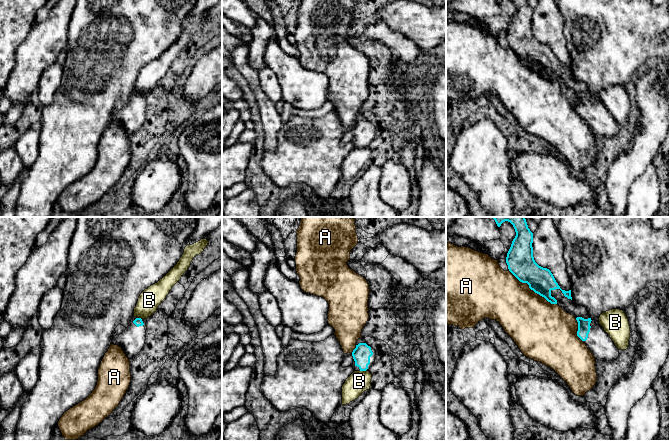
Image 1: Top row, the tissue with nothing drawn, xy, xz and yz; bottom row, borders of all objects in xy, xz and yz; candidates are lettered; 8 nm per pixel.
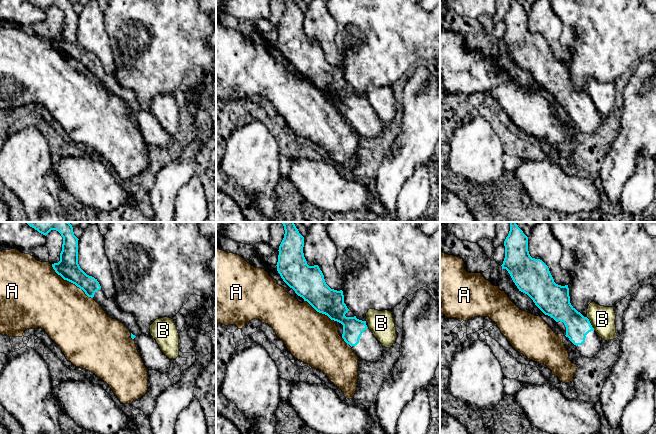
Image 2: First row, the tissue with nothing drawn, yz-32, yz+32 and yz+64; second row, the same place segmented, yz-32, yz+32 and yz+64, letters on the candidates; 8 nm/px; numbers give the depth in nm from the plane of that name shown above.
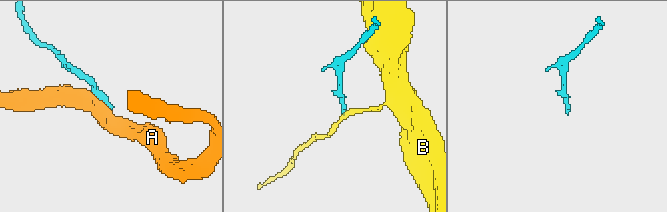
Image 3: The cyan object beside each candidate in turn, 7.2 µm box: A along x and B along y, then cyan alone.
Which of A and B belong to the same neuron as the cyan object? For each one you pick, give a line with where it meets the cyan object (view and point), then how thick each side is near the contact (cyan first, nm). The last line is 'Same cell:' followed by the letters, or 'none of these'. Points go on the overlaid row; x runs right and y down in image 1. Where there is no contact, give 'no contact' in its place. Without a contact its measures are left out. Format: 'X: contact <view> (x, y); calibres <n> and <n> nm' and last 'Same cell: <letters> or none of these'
Same cell: none of these

